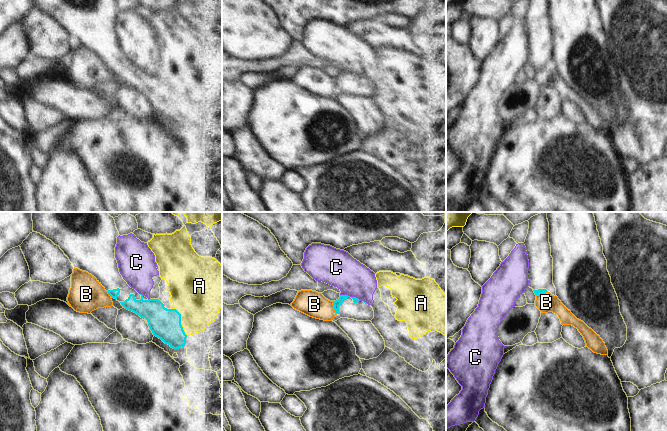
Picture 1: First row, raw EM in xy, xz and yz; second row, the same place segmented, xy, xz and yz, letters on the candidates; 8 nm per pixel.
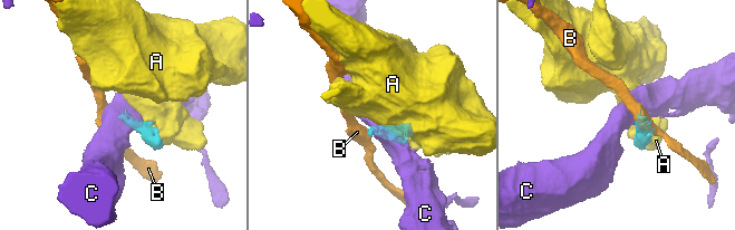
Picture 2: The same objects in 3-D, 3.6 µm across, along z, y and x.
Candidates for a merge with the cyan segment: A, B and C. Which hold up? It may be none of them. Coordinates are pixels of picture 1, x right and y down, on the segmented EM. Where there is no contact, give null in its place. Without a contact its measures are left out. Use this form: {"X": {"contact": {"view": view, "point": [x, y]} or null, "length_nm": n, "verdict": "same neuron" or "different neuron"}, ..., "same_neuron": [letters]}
{"A": {"contact": {"view": "xy", "point": [180, 321]}, "length_nm": 260, "verdict": "different neuron"}, "B": {"contact": {"view": "xz", "point": [334, 307]}, "length_nm": 110, "verdict": "different neuron"}, "C": {"contact": {"view": "xz", "point": [349, 296]}, "length_nm": 180, "verdict": "different neuron"}, "same_neuron": []}

